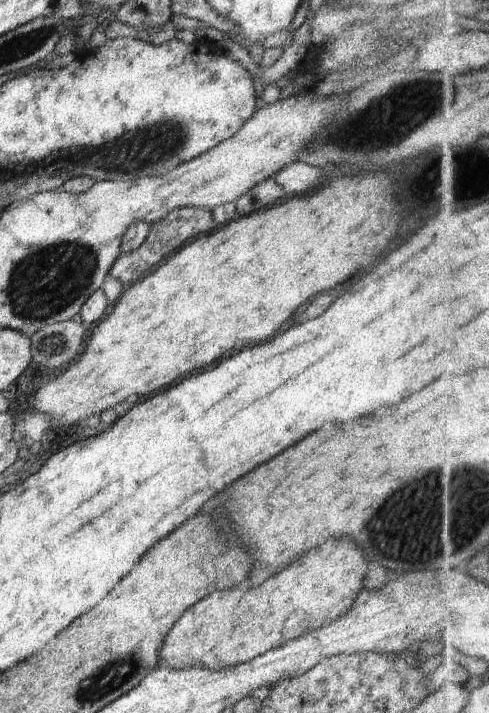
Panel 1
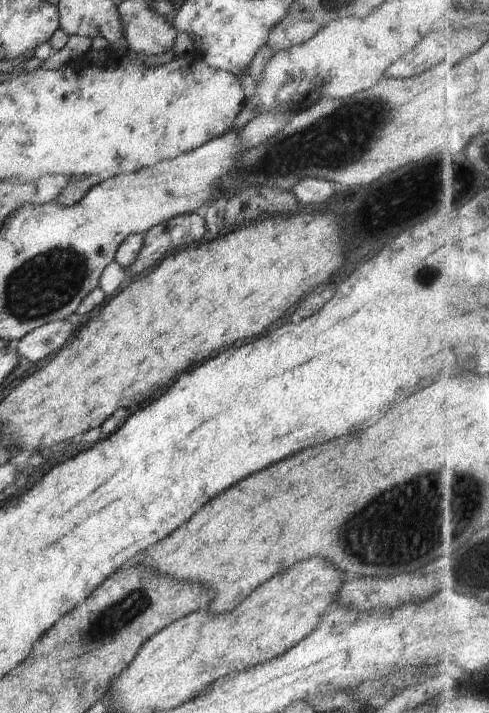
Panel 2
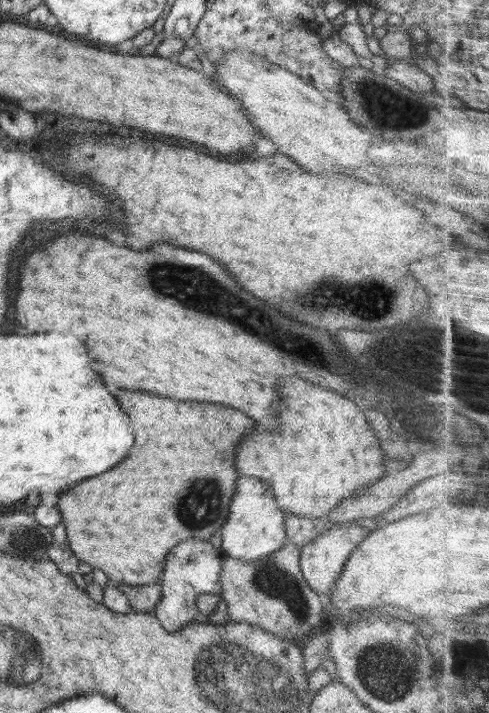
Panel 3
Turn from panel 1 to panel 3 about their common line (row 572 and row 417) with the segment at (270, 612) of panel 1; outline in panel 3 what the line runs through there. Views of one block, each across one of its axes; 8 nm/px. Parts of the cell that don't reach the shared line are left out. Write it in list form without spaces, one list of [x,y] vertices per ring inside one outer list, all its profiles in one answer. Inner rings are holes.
[[[284,378],[280,384],[280,406],[278,406],[278,428],[276,430],[254,430],[236,448],[236,470],[240,475],[265,480],[272,488],[277,505],[284,513],[308,518],[327,518],[332,509],[347,498],[359,495],[386,474],[384,461],[388,461],[379,446],[372,427],[362,410],[348,398],[322,388],[312,386],[300,378]]]

